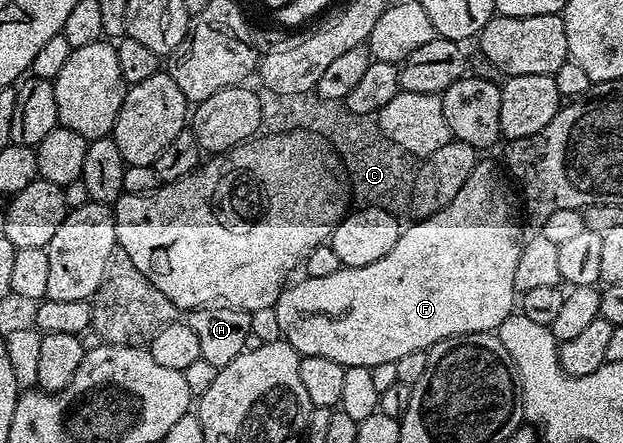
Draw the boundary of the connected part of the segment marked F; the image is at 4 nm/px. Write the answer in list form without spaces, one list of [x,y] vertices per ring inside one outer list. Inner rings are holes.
[[[486,159],[479,160],[477,167],[472,171],[472,175],[468,175],[464,187],[460,187],[460,191],[456,191],[452,203],[448,203],[448,207],[444,207],[444,211],[436,211],[436,215],[415,220],[413,222],[415,225],[410,225],[407,229],[405,226],[399,232],[396,247],[392,247],[392,251],[388,251],[388,255],[384,255],[384,259],[376,259],[376,263],[368,263],[368,267],[340,268],[332,275],[324,275],[324,279],[306,277],[301,279],[302,281],[296,282],[295,285],[293,283],[287,284],[273,307],[276,311],[276,319],[280,319],[280,331],[285,341],[302,357],[320,355],[324,359],[336,359],[336,363],[341,365],[373,369],[375,365],[380,363],[399,361],[403,355],[409,355],[411,351],[427,350],[437,341],[443,341],[449,337],[464,335],[465,333],[489,333],[497,330],[498,325],[504,323],[516,309],[516,294],[514,291],[516,263],[520,263],[520,251],[524,244],[522,225],[518,222],[520,205],[516,200],[515,190],[508,180],[507,174],[501,168],[499,169]]]

